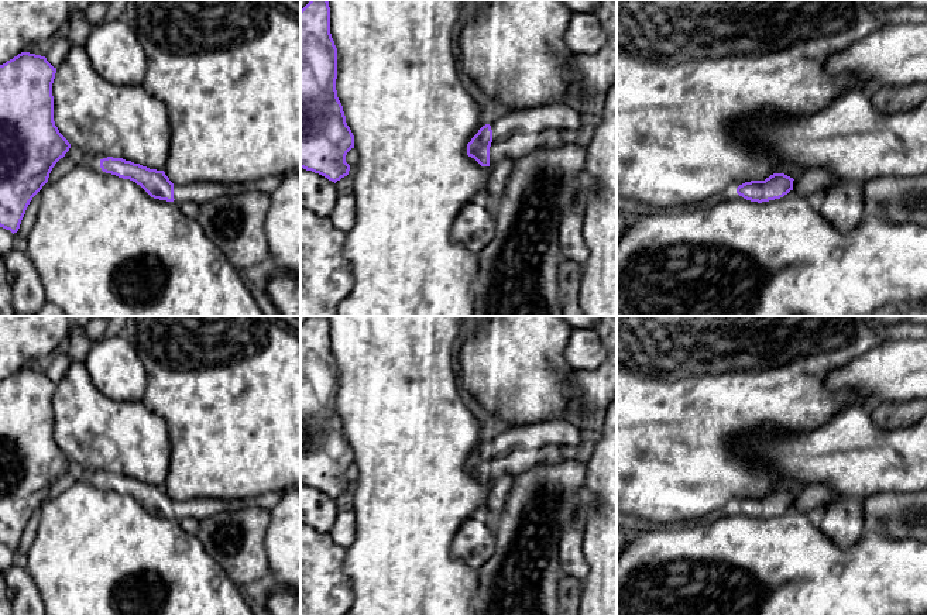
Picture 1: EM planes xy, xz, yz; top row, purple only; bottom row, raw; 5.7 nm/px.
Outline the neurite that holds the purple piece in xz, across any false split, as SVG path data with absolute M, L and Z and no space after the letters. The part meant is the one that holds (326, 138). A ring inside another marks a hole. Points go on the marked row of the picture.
M310 0L301 10L301 168L337 182L349 175L347 152L354 148L354 135L346 123L337 97L337 48L330 34L327 0Z

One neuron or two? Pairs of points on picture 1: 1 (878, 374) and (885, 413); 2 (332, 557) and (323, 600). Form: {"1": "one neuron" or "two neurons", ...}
{"1": "two neurons", "2": "one neuron"}

